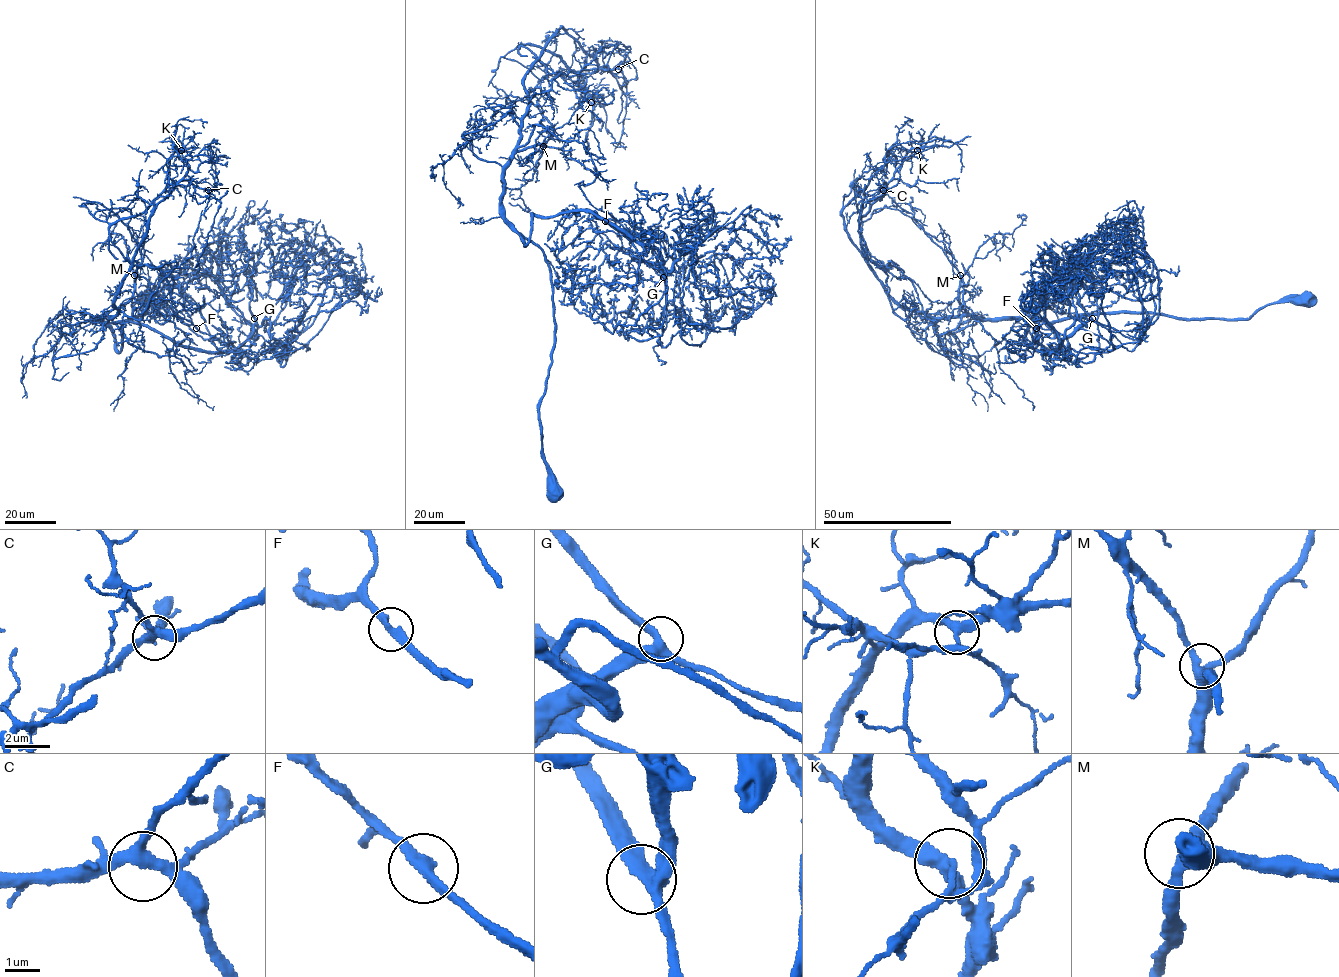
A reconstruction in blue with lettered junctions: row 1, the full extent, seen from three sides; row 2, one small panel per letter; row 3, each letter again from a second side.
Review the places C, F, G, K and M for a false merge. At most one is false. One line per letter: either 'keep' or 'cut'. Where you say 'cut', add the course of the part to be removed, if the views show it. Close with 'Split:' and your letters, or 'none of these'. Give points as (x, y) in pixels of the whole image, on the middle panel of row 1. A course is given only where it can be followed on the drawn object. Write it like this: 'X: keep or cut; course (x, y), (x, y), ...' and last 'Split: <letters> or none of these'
C: keep
F: keep
G: keep
K: cut; course (591, 102), (579, 89), (578, 75), (558, 56), (519, 45), (557, 73), (574, 89), (581, 107), (602, 121)
M: keep
Split: K

